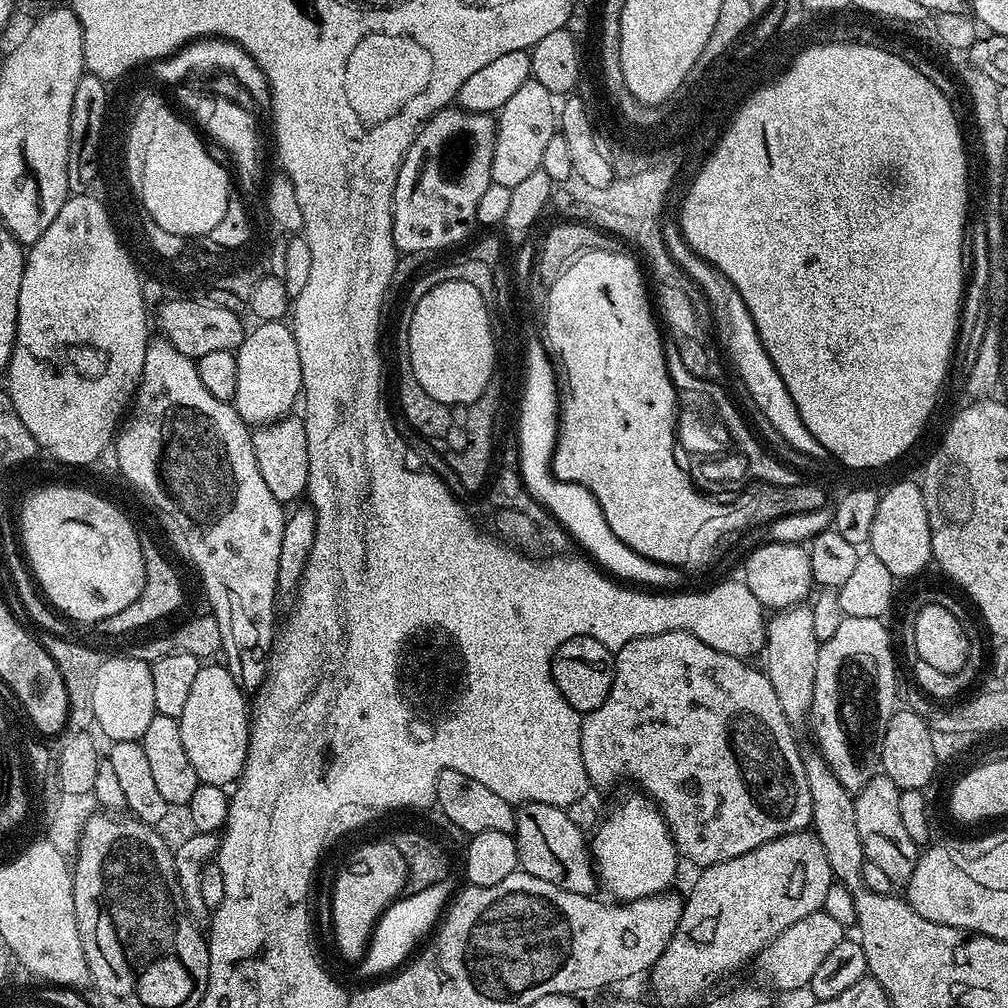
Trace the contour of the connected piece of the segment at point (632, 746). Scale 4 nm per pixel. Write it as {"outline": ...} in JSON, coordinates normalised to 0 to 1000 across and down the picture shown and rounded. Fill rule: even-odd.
{"outline":[[[658,627],[648,631],[638,631],[628,635],[620,635],[614,640],[609,651],[609,666],[605,688],[601,688],[601,696],[593,700],[593,704],[582,707],[575,715],[575,735],[577,736],[577,756],[581,760],[583,777],[588,783],[603,782],[614,774],[624,770],[632,774],[639,783],[638,789],[654,802],[659,814],[667,824],[667,833],[671,836],[671,844],[689,859],[701,859],[720,855],[724,851],[732,851],[752,839],[773,829],[785,825],[799,824],[806,816],[806,797],[804,796],[804,780],[800,776],[798,750],[786,731],[787,719],[783,718],[780,708],[776,708],[776,700],[772,696],[772,688],[768,688],[768,681],[764,681],[761,670],[753,662],[745,663],[741,654],[725,651],[719,647],[708,645],[708,641],[700,641],[696,633],[688,633],[684,627]]]}

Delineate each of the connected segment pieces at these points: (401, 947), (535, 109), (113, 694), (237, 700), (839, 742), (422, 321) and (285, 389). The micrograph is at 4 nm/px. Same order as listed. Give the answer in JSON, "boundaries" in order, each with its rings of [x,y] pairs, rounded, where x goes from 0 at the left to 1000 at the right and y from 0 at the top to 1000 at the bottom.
{"boundaries":[[[[445,867],[437,875],[425,879],[418,885],[400,888],[384,901],[369,925],[365,943],[355,956],[355,960],[363,972],[369,972],[396,961],[408,949],[407,944],[409,942],[411,944],[412,940],[434,918],[439,903],[451,888],[453,881],[451,868]]],[[[526,77],[502,100],[502,105],[496,107],[491,116],[492,140],[488,157],[489,183],[508,188],[510,185],[514,185],[514,181],[519,181],[525,173],[530,173],[530,169],[537,167],[538,153],[541,152],[546,137],[549,137],[554,131],[554,107],[551,102],[548,104],[548,100],[550,100],[549,91],[538,85],[538,82],[532,78]]],[[[129,649],[123,651],[111,651],[100,654],[97,661],[97,674],[94,677],[93,692],[89,703],[90,713],[95,713],[95,718],[108,730],[108,735],[138,734],[145,728],[145,720],[154,712],[153,700],[153,673],[151,672],[151,660],[146,655],[138,655]]],[[[203,658],[192,672],[192,678],[185,700],[179,709],[181,741],[192,768],[200,778],[211,778],[217,782],[230,780],[237,775],[246,754],[248,733],[248,698],[242,690],[243,684],[228,669],[221,658]]],[[[837,611],[834,621],[823,634],[813,640],[812,665],[808,669],[808,692],[806,703],[801,713],[806,714],[806,730],[810,733],[809,741],[823,764],[846,788],[854,786],[870,769],[873,762],[875,732],[885,707],[890,705],[889,698],[889,655],[885,652],[885,635],[881,632],[881,623],[876,614],[847,613]]],[[[440,279],[431,284],[411,305],[403,325],[407,329],[407,352],[413,356],[413,373],[421,380],[423,391],[445,403],[463,403],[479,390],[489,366],[489,337],[484,337],[484,326],[490,323],[490,317],[484,312],[486,305],[479,299],[473,285],[460,279]]],[[[259,318],[254,325],[245,328],[242,337],[234,346],[236,359],[235,386],[230,398],[231,404],[242,419],[248,423],[261,423],[273,417],[281,416],[297,396],[301,385],[299,383],[299,360],[296,354],[295,337],[289,324],[281,318]]]]}

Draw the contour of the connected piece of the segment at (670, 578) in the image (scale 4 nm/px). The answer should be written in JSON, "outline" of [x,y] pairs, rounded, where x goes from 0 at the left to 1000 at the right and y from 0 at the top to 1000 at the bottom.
{"outline":[[[515,444],[517,474],[531,499],[536,504],[537,502],[545,504],[549,514],[584,548],[582,551],[600,568],[606,569],[612,576],[626,577],[631,581],[646,581],[651,585],[674,584],[678,580],[675,578],[679,575],[678,569],[675,568],[676,564],[666,560],[650,560],[645,554],[625,546],[625,542],[621,542],[621,538],[617,538],[617,534],[613,534],[609,530],[609,526],[605,526],[589,490],[585,490],[585,486],[581,486],[569,478],[555,476],[548,469],[550,446],[544,446],[544,449],[522,448],[522,444]]]}

